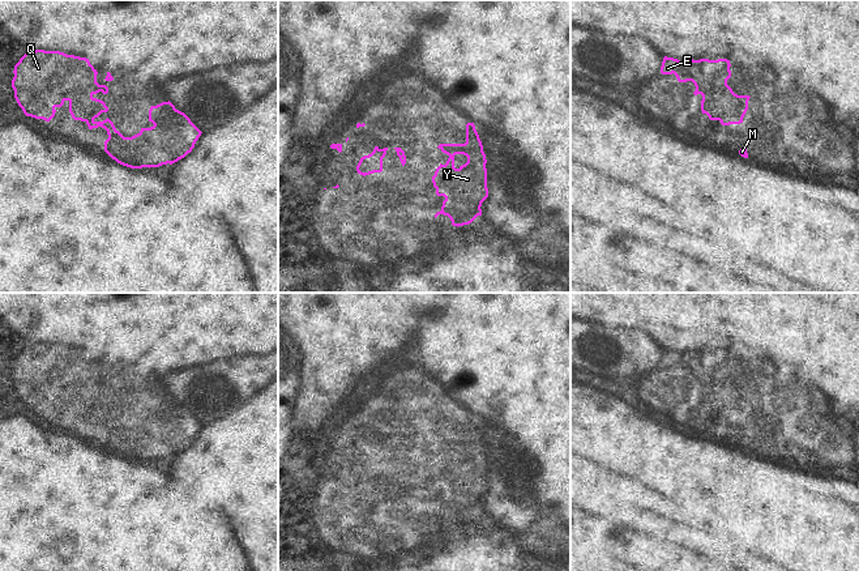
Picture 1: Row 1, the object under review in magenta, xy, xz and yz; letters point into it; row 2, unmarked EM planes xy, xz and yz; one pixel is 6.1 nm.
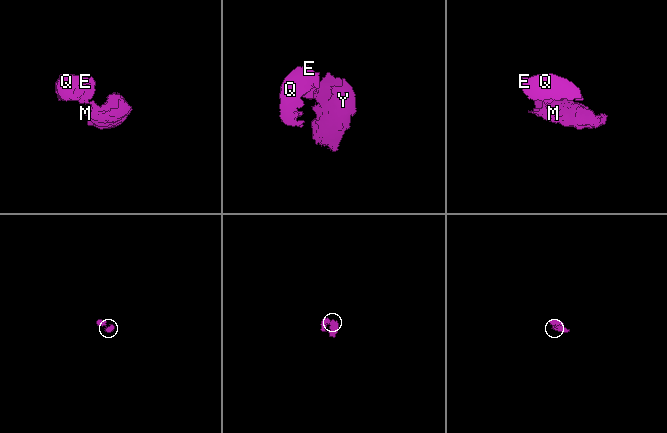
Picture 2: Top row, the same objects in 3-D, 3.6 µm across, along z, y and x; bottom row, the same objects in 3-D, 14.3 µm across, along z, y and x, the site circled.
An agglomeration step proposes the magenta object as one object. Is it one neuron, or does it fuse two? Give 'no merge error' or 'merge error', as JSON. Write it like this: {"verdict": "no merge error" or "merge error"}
{"verdict": "merge error"}

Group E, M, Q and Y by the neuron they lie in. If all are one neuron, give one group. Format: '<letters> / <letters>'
E Q / M Y

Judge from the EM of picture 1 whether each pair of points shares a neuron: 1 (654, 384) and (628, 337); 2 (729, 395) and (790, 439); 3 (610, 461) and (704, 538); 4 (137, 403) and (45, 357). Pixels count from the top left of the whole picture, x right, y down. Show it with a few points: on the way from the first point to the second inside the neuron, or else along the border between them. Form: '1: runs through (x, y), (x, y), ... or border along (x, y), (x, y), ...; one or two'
1: runs through (653, 373), (632, 349); one
2: runs through (747, 395), (757, 395), (783, 421); one
3: runs through (633, 476), (680, 523); one
4: border along (153, 379), (131, 388), (129, 407), (140, 421); two

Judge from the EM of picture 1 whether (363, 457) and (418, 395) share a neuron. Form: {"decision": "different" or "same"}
{"decision": "different"}

